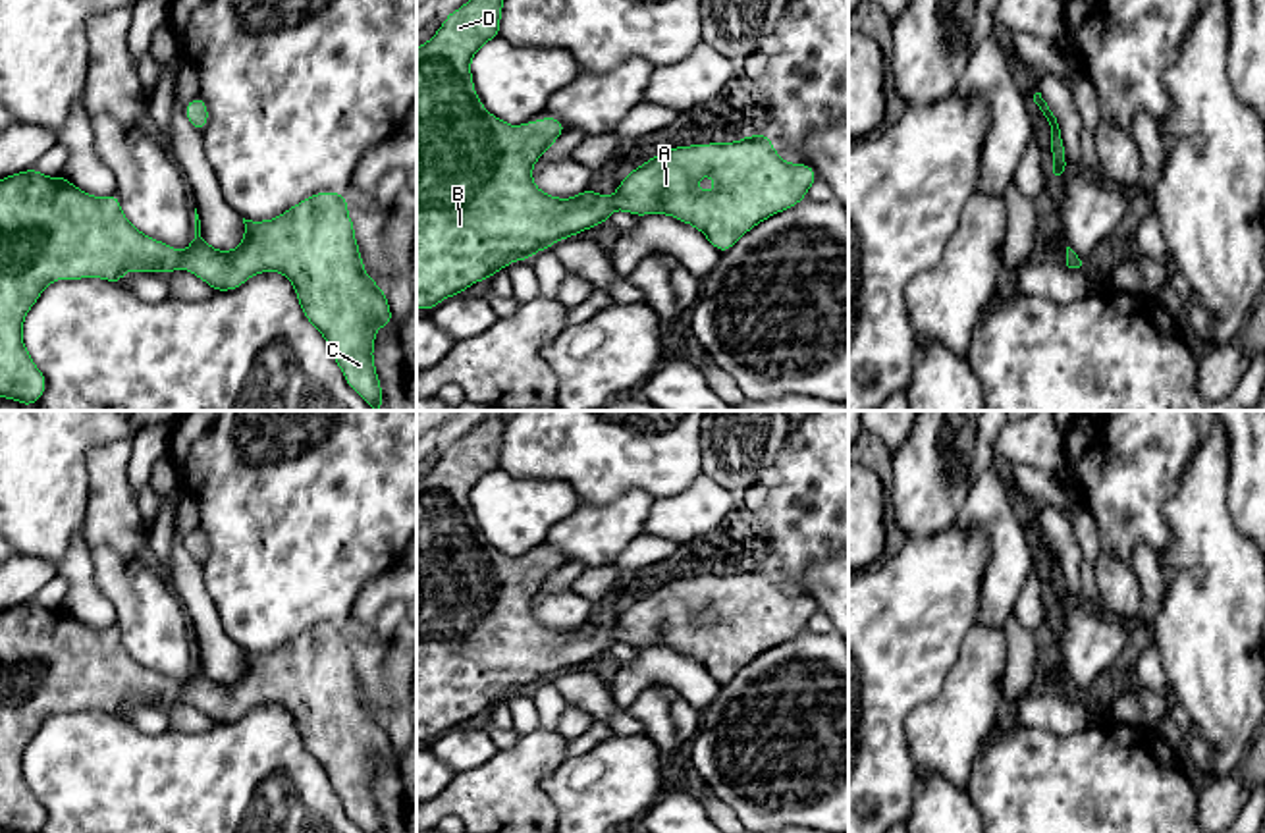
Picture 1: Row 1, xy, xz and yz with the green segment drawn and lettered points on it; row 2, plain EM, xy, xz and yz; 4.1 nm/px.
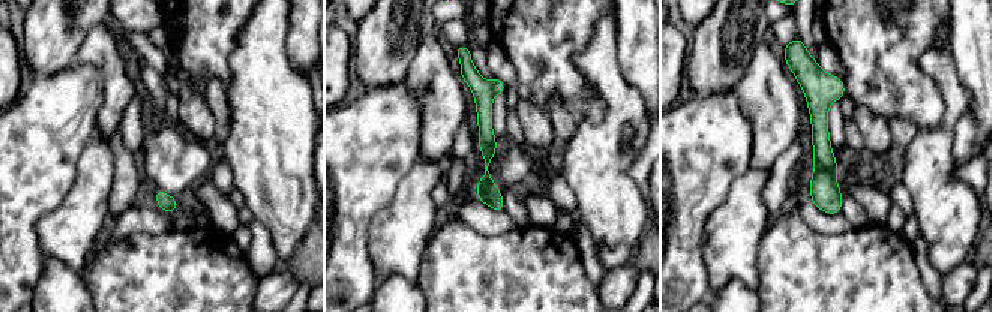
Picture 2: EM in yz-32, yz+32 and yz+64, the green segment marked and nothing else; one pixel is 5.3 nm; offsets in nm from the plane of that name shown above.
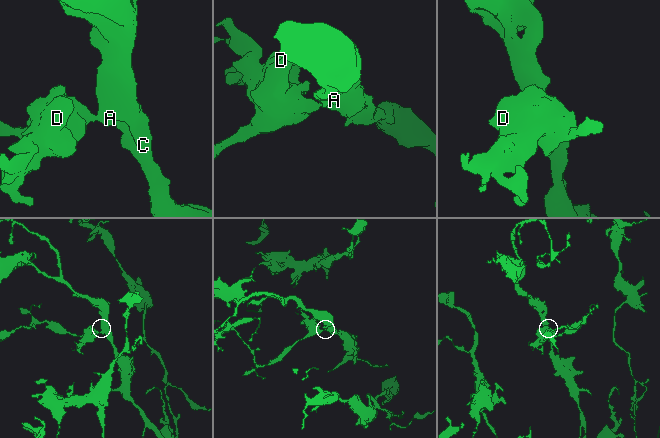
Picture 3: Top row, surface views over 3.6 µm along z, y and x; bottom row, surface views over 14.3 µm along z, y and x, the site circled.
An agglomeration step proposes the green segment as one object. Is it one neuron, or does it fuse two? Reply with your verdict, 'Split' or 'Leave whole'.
Leave whole

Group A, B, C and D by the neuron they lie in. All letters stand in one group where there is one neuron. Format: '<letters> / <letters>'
A B C D

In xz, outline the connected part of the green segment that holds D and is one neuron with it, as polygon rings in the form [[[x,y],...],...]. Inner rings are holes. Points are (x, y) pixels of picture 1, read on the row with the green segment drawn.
[[[469,0],[417,48],[417,309],[428,312],[511,262],[528,260],[561,239],[607,222],[613,210],[673,216],[725,253],[754,226],[806,199],[818,179],[806,162],[785,162],[764,133],[735,143],[673,147],[634,168],[613,197],[586,189],[557,199],[540,191],[532,168],[567,131],[565,125],[553,116],[509,125],[492,116],[474,93],[471,60],[499,37],[501,8],[503,0]],[[702,175],[715,181],[713,191],[698,189]]]

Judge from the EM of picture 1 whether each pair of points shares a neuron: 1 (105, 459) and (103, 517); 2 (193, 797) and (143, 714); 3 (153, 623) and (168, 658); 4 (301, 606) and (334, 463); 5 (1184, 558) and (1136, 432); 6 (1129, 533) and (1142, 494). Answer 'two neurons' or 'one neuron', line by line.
1: one neuron
2: two neurons
3: one neuron
4: one neuron
5: two neurons
6: one neuron

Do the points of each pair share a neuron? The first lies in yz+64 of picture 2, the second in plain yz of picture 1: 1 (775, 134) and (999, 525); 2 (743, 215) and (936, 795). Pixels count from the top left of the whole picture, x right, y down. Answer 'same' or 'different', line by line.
1: same
2: different

